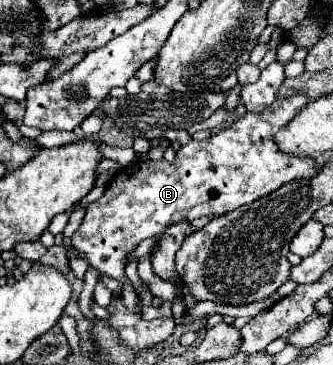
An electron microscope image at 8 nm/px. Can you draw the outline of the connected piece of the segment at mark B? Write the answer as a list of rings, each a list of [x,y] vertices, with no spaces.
[[[306,97],[276,99],[272,107],[262,113],[248,113],[234,121],[228,129],[204,139],[190,141],[176,151],[174,163],[164,159],[146,159],[134,163],[134,171],[122,169],[116,181],[104,191],[104,195],[90,203],[86,217],[72,235],[72,245],[76,253],[88,261],[102,275],[110,275],[124,283],[124,299],[128,307],[136,305],[136,295],[130,287],[124,267],[128,255],[138,247],[142,239],[162,235],[170,225],[182,219],[196,219],[204,215],[222,215],[234,211],[240,205],[252,203],[288,181],[312,177],[316,173],[314,161],[310,157],[288,157],[276,149],[274,135],[284,127],[294,113],[298,113],[308,103]]]

